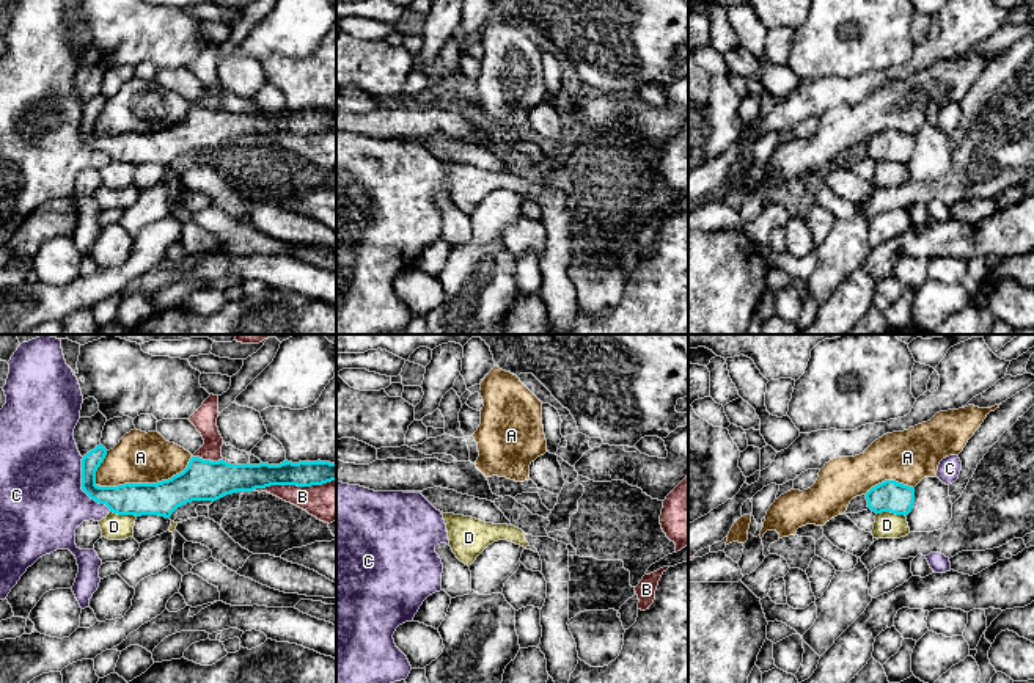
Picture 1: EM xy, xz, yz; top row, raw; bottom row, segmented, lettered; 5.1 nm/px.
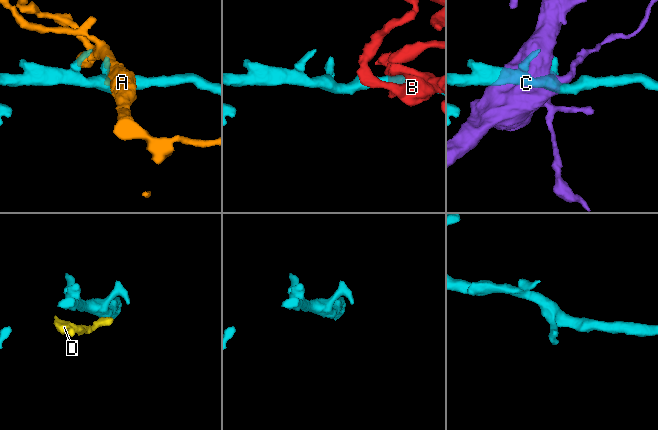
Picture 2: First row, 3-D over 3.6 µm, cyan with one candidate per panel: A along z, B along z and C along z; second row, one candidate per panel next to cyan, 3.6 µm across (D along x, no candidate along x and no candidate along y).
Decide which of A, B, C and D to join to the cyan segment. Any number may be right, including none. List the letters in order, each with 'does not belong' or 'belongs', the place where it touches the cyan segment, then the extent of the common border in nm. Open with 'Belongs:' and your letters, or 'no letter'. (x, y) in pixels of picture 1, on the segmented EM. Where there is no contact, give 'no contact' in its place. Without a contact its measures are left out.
Belongs: no letter
A: does not belong | xy (145, 484) | 500 nm
B: does not belong | xy (293, 484) | 440 nm
C: does not belong | xy (82, 487) | 320 nm
D: does not belong | yz (891, 512) | 150 nm

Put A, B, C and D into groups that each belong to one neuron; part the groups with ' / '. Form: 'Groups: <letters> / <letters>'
Groups: A / B / C / D

